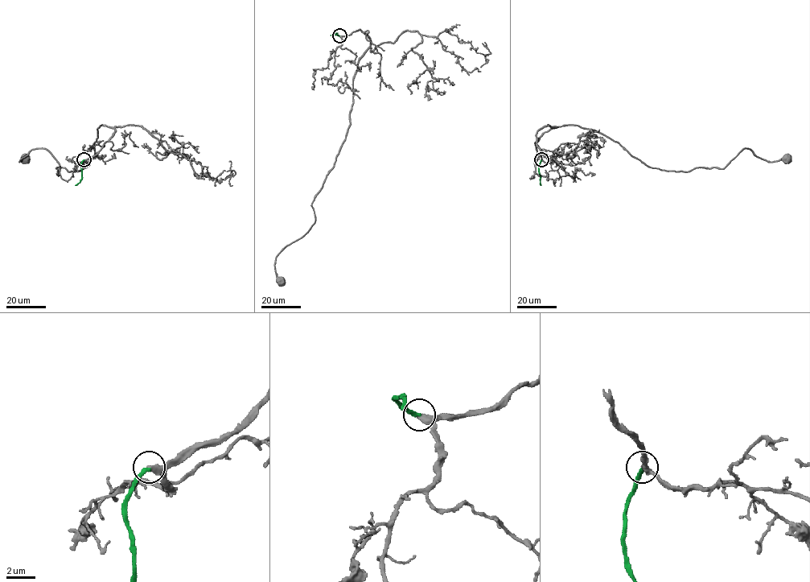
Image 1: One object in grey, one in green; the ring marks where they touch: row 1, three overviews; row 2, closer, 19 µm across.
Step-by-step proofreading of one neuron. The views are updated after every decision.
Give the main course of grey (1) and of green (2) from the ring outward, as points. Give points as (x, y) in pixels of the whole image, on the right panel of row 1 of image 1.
1: (541, 159), (535, 143), (567, 125), (593, 129), (667, 171), (724, 168), (743, 148), (770, 161), (785, 159)
2: (541, 159), (539, 166), (541, 185)

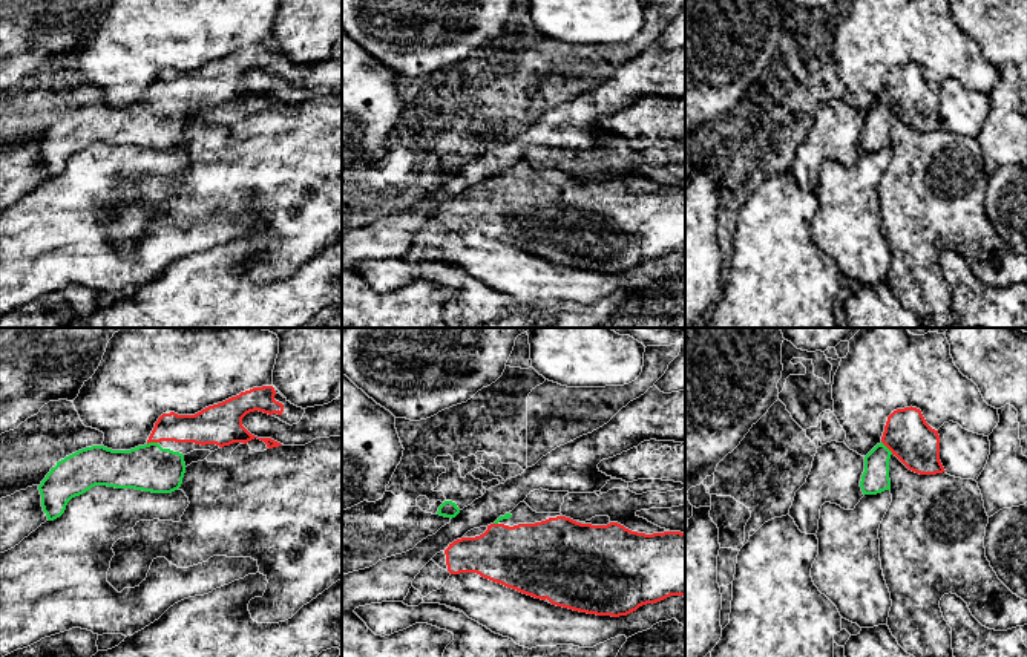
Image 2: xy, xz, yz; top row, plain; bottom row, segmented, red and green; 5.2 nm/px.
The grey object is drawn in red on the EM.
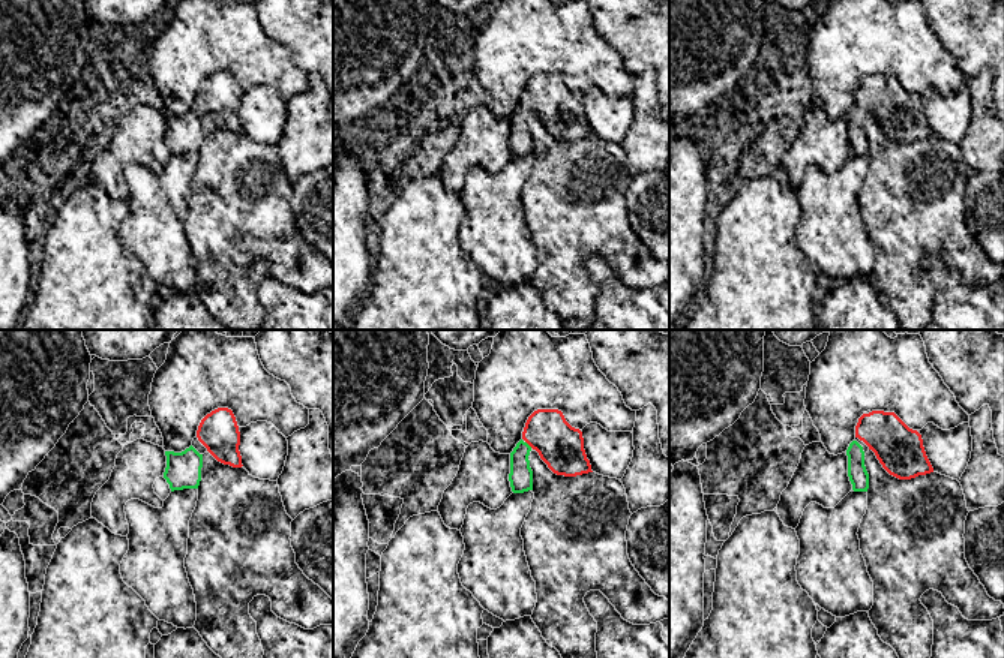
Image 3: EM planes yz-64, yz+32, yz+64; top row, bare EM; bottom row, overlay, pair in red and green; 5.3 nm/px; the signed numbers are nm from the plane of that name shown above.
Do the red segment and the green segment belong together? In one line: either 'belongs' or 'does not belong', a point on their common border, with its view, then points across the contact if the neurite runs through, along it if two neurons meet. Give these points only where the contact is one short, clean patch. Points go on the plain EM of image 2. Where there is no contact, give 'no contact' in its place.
belongs; meets red in yz at (886, 103); runs through yz (906, 91), (886, 103), (877, 117), (876, 135)

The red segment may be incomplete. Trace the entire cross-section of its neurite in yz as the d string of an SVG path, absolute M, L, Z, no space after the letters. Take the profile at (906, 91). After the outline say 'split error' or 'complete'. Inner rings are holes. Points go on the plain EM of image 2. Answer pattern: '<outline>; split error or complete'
M920 66L894 67L886 78L881 100L865 113L860 144L863 152L891 147L889 116L895 112L909 127L920 132L946 129L940 118L940 92Z; split error

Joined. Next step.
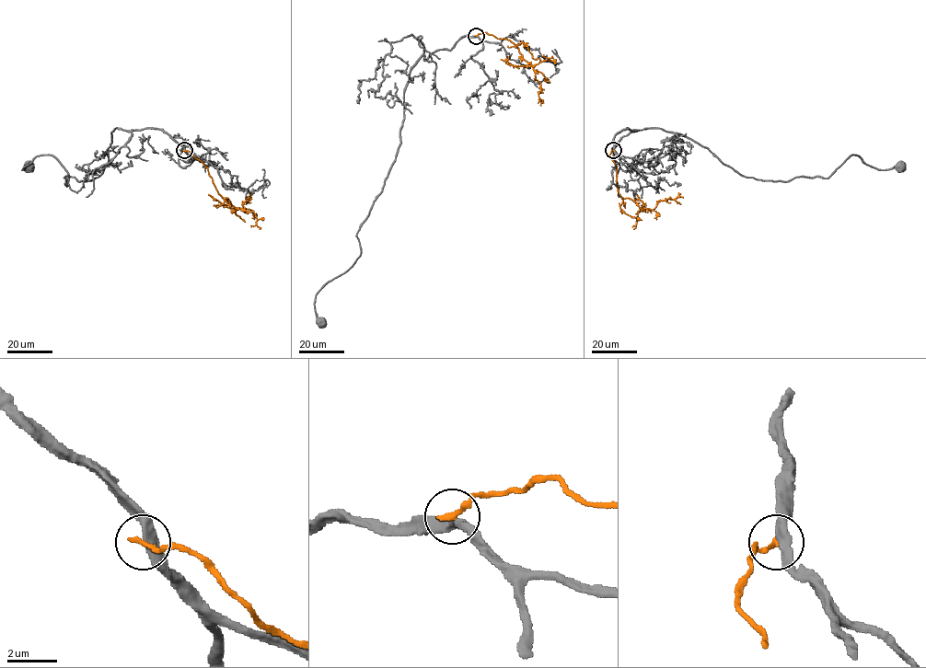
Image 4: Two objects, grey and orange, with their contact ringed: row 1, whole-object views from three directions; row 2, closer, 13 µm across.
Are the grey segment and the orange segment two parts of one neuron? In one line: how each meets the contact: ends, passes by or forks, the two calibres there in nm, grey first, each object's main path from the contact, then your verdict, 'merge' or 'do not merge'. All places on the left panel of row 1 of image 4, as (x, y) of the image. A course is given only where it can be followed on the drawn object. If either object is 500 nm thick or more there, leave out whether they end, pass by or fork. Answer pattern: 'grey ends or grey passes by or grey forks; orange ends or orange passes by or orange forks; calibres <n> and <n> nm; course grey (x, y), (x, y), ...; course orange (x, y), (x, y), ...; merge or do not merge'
grey passes by; orange ends; calibres 360 and 240 nm; course grey (184, 150), (157, 128), (115, 128), (108, 162), (91, 180), (64, 177), (51, 155), (22, 169), (29, 167); course orange (184, 150), (207, 167), (218, 192), (236, 207), (243, 210), (243, 203), (248, 197); do not merge

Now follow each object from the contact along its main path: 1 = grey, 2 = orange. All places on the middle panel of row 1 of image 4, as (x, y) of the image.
1: (476, 35), (422, 55), (410, 71), (395, 160), (356, 234), (360, 256), (316, 296), (321, 320)
2: (476, 35), (485, 32), (510, 40), (517, 47), (522, 59), (533, 67), (535, 79), (540, 83), (540, 106)

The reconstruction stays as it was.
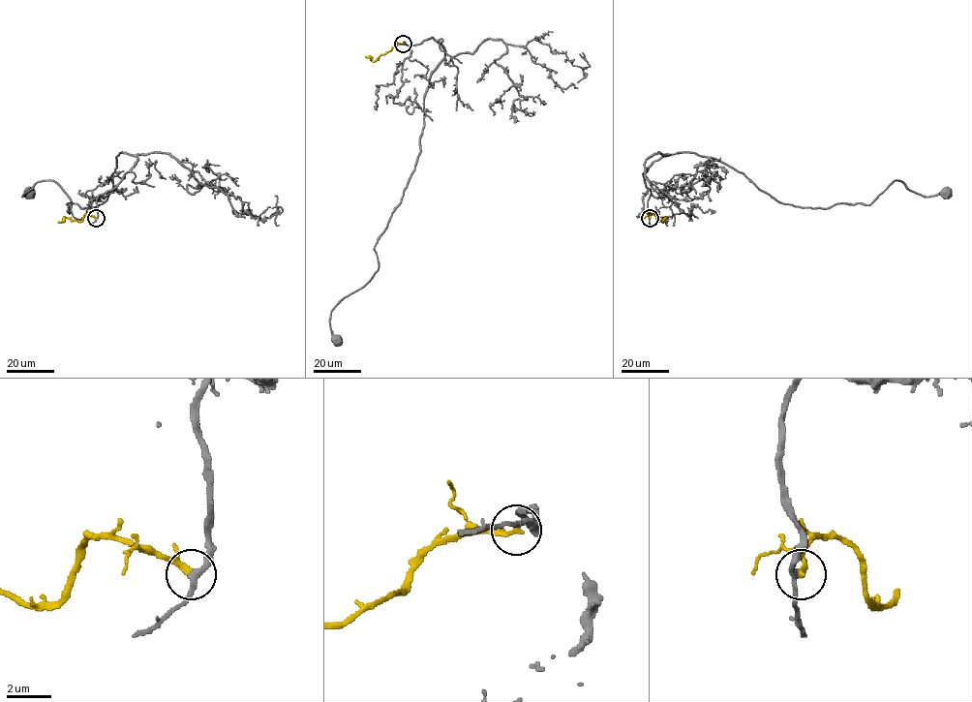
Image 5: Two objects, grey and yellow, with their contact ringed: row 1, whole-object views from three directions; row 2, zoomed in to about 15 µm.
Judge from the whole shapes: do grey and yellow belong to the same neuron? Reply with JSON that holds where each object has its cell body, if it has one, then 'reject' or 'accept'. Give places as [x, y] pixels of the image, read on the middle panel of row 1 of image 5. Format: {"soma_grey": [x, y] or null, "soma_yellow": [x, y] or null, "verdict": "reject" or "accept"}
{"soma_grey": [337, 340], "soma_yellow": null, "verdict": "accept"}

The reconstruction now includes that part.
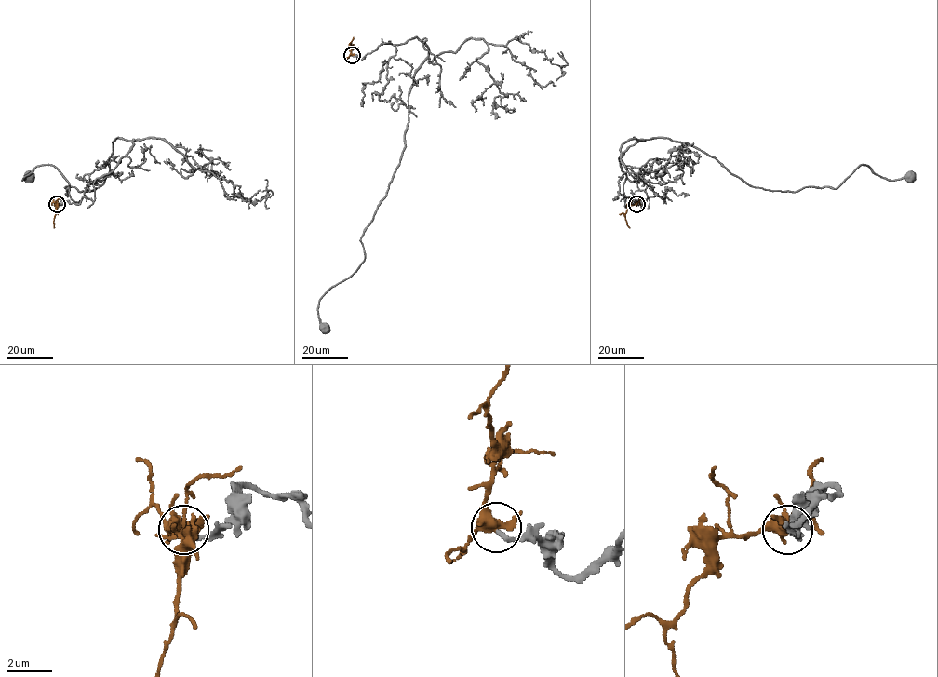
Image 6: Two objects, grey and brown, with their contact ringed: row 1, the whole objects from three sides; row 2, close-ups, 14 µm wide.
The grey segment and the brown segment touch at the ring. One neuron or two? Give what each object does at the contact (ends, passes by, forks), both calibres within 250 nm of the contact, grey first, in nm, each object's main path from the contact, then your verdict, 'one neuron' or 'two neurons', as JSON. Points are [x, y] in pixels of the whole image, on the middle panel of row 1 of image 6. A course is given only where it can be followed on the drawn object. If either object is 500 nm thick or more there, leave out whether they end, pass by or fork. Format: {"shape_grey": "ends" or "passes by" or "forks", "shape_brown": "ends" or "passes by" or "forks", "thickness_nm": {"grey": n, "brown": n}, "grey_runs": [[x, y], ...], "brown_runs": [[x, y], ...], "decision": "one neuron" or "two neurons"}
{"shape_grey": "ends", "shape_brown": "forks", "thickness_nm": {"grey": 180, "brown": 400}, "grey_runs": [[352, 55], [417, 36], [428, 55], [409, 91], [399, 164], [360, 238], [364, 261], [319, 302], [325, 326]], "brown_runs": [[352, 55], [351, 42], [350, 47]], "decision": "one neuron"}

